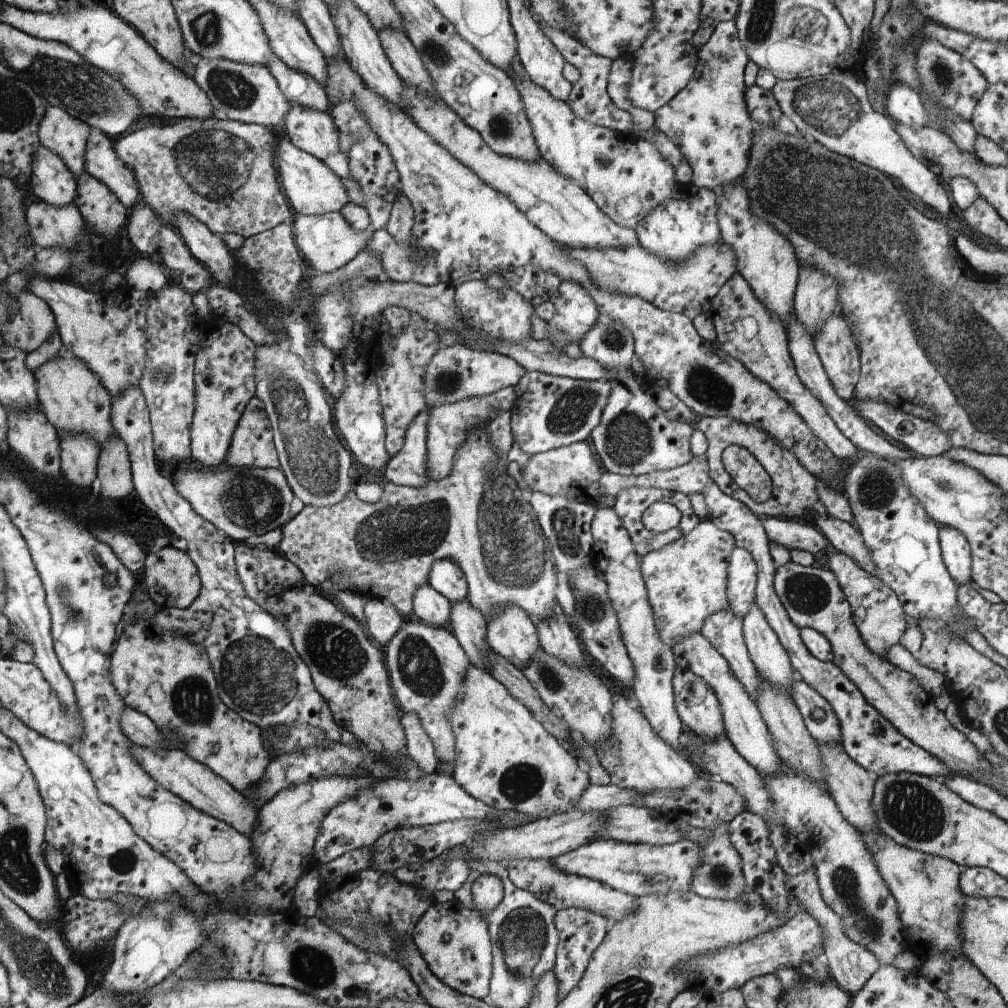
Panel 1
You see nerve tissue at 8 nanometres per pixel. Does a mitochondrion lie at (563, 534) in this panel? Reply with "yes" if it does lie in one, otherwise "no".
yes

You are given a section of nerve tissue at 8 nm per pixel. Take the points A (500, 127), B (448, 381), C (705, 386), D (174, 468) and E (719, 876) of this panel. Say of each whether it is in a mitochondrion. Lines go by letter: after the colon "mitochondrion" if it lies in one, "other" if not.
A: mitochondrion
B: mitochondrion
C: mitochondrion
D: other
E: mitochondrion

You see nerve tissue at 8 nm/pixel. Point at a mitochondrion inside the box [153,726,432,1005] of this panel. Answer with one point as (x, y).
(309, 964)

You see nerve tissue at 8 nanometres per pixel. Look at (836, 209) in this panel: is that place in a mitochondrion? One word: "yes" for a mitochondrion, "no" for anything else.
yes

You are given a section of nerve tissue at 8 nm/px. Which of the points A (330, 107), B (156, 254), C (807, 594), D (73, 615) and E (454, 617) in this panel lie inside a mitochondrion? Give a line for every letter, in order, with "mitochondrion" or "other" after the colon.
A: other
B: other
C: mitochondrion
D: mitochondrion
E: other

